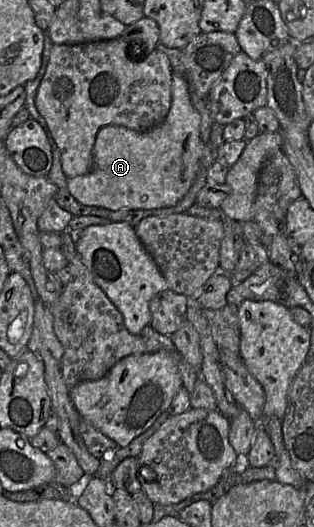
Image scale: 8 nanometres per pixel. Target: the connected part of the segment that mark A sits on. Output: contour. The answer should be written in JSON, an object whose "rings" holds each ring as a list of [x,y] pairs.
{"rings":[[[174,71],[171,77],[171,106],[162,123],[145,131],[120,125],[107,125],[98,131],[93,147],[92,167],[83,175],[67,178],[68,189],[78,202],[109,210],[157,209],[176,205],[187,193],[201,168],[206,144],[200,139],[201,117],[192,105],[187,80]]]}

